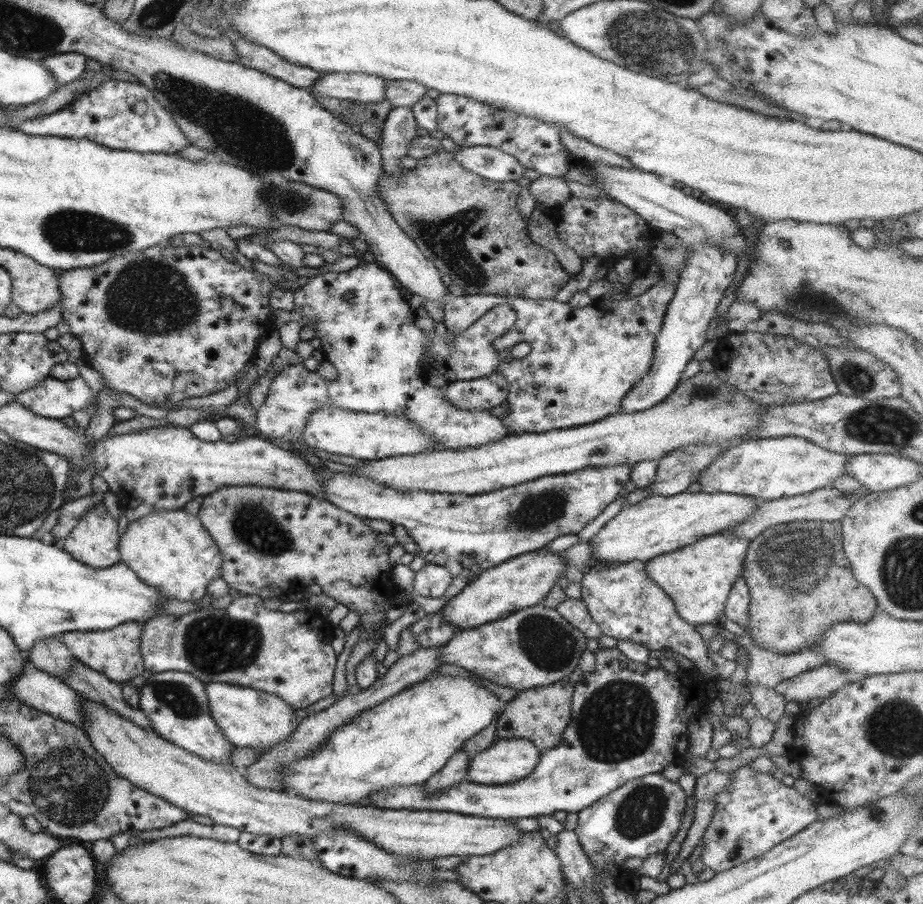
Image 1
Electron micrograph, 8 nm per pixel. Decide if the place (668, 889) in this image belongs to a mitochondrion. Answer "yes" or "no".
no

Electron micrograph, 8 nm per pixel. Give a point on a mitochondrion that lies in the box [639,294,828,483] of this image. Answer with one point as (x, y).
(706, 391)

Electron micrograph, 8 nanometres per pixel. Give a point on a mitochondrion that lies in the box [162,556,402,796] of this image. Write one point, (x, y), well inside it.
(217, 645)

